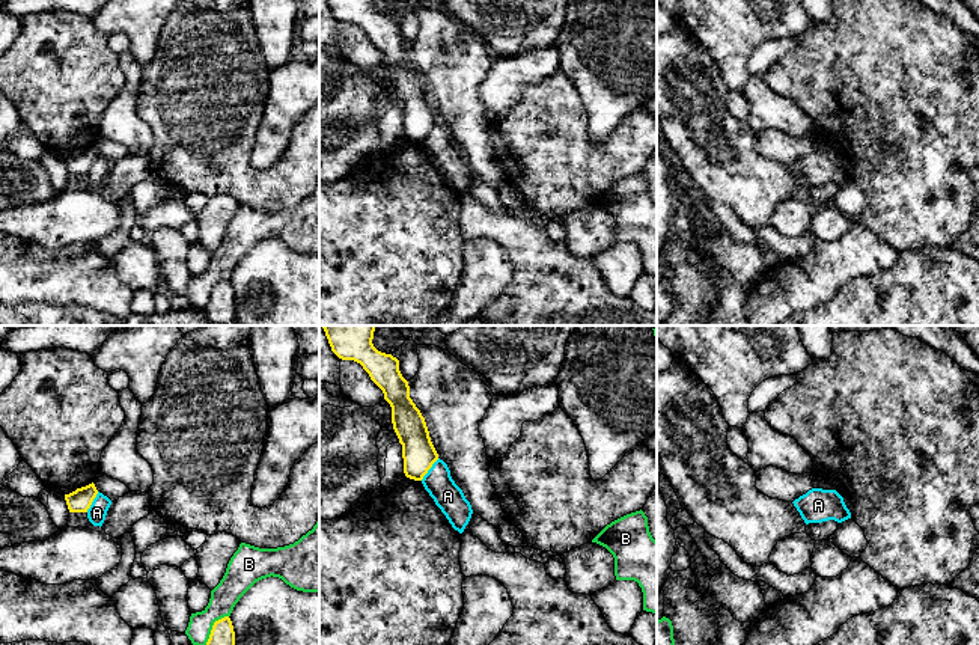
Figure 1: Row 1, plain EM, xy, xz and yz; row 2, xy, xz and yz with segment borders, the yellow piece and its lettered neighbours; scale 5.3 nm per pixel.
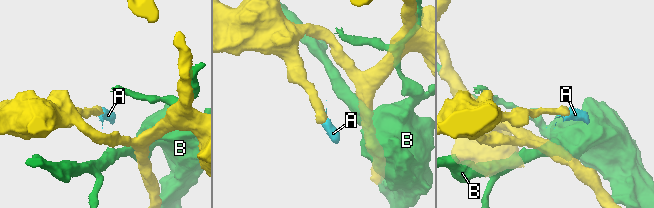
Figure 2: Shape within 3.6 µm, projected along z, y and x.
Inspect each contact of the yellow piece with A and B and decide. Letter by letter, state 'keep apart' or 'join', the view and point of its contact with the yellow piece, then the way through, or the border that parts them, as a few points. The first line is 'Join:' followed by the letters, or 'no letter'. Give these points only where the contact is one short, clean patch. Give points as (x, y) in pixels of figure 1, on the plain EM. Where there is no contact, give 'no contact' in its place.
Join: no letter
A: keep apart | xz (430, 130) | along xz (439, 121), (420, 142)
B: keep apart | xy (213, 291)

